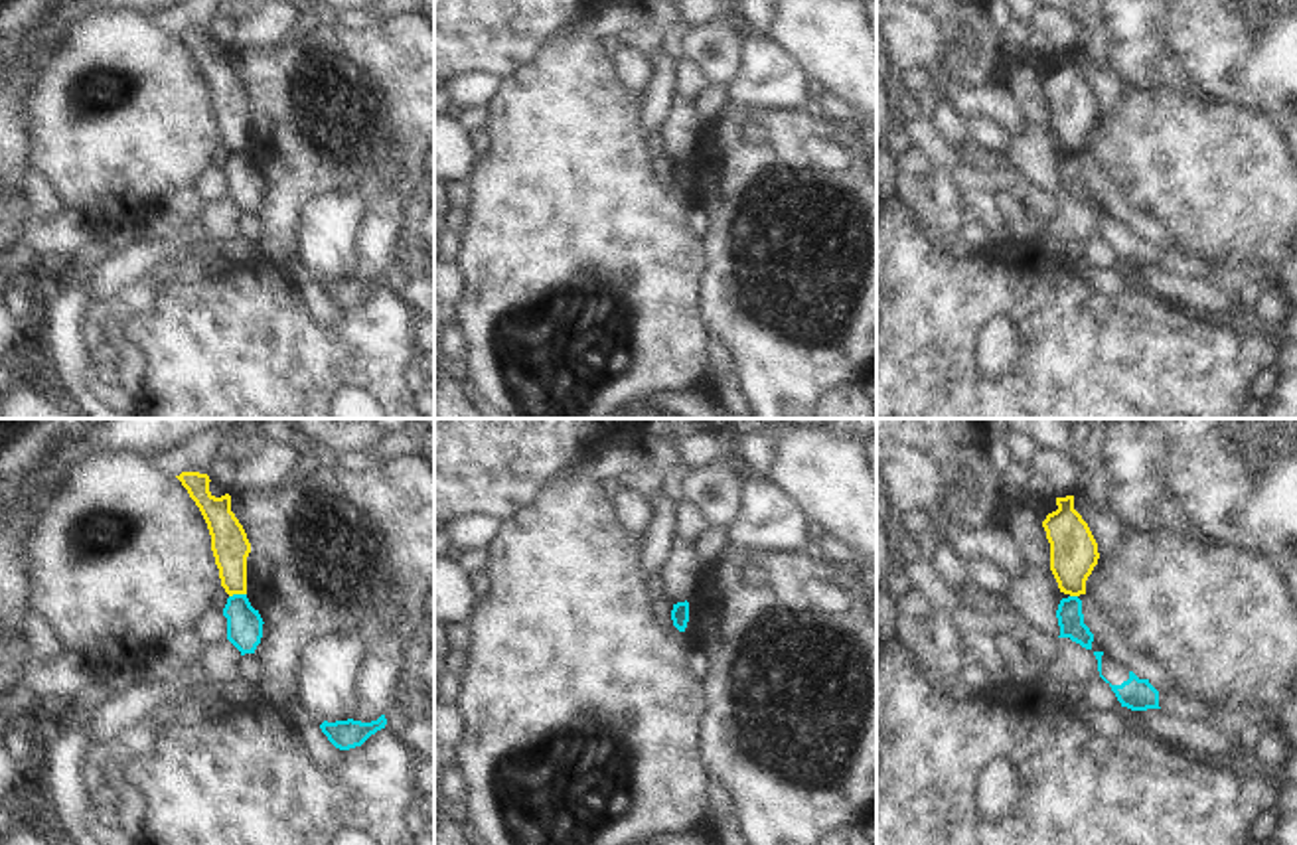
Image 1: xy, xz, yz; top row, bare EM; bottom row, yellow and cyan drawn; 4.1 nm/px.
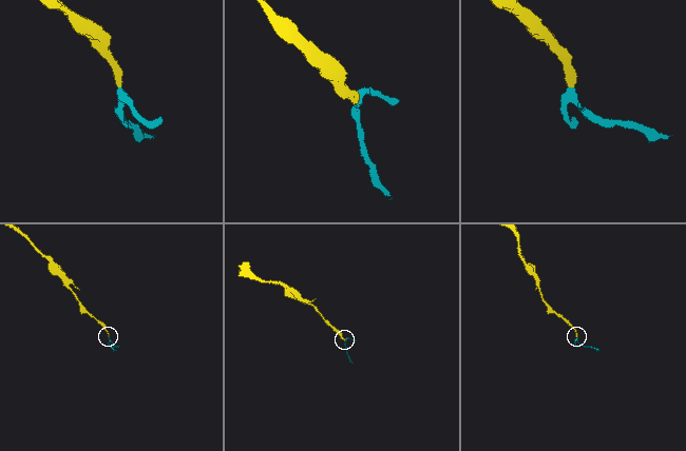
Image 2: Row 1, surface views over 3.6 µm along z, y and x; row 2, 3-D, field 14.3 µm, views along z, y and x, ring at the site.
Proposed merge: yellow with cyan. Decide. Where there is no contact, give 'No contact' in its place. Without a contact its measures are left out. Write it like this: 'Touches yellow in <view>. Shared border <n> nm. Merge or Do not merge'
Touches yellow in xy. Shared border 70 nm. Do not merge.

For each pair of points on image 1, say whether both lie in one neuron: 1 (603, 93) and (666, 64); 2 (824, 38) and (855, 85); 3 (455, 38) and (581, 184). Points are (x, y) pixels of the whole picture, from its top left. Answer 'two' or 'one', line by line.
1: two
2: one
3: two

